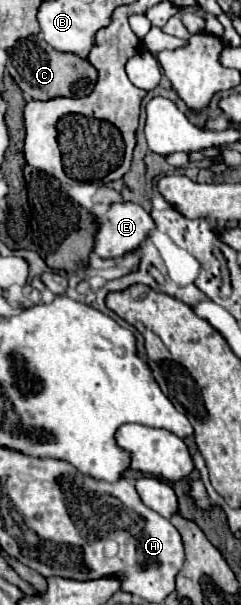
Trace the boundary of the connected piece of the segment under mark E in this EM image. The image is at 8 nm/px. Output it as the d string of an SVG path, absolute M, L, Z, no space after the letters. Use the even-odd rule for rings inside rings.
M132 202L112 204L98 222L100 230L96 232L94 252L100 258L122 258L140 248L154 232L154 220L150 214Z

